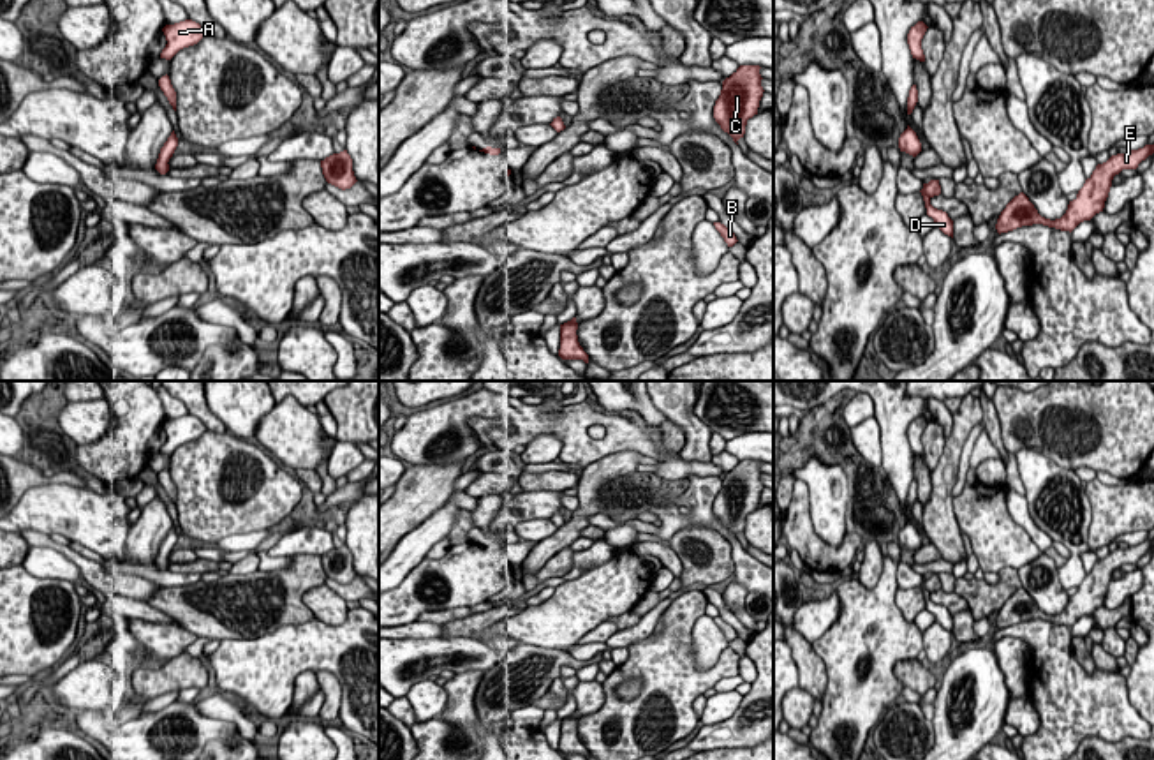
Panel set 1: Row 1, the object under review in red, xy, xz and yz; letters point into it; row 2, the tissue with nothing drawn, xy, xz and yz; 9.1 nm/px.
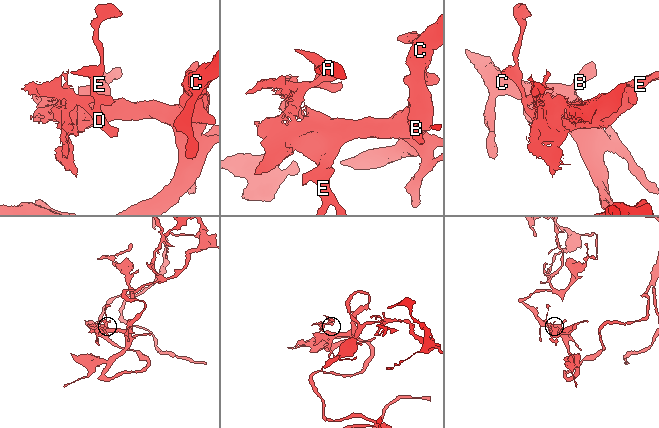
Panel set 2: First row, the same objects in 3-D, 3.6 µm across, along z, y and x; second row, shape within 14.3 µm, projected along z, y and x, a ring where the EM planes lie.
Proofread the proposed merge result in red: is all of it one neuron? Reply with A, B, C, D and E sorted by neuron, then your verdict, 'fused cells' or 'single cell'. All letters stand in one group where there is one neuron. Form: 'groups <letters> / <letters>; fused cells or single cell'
groups A B C D E; single cell

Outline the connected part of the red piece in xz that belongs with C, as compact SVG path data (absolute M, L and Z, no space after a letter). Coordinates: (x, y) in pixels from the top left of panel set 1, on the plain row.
M740 460L722 476L714 501L714 513L736 538L745 529L747 515L758 510L763 492L759 460Z

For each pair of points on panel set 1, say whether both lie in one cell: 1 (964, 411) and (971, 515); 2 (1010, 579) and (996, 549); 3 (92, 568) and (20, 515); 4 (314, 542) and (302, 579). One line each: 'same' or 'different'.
1: different
2: different
3: different
4: different

